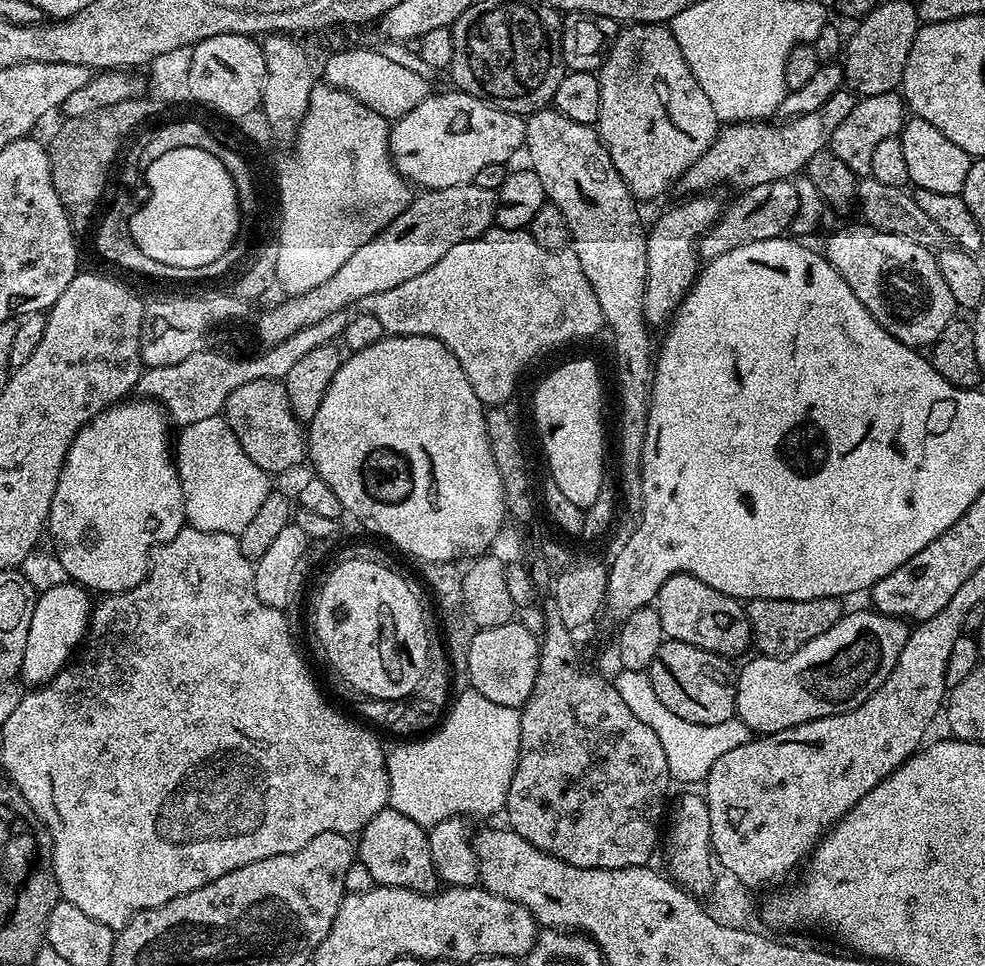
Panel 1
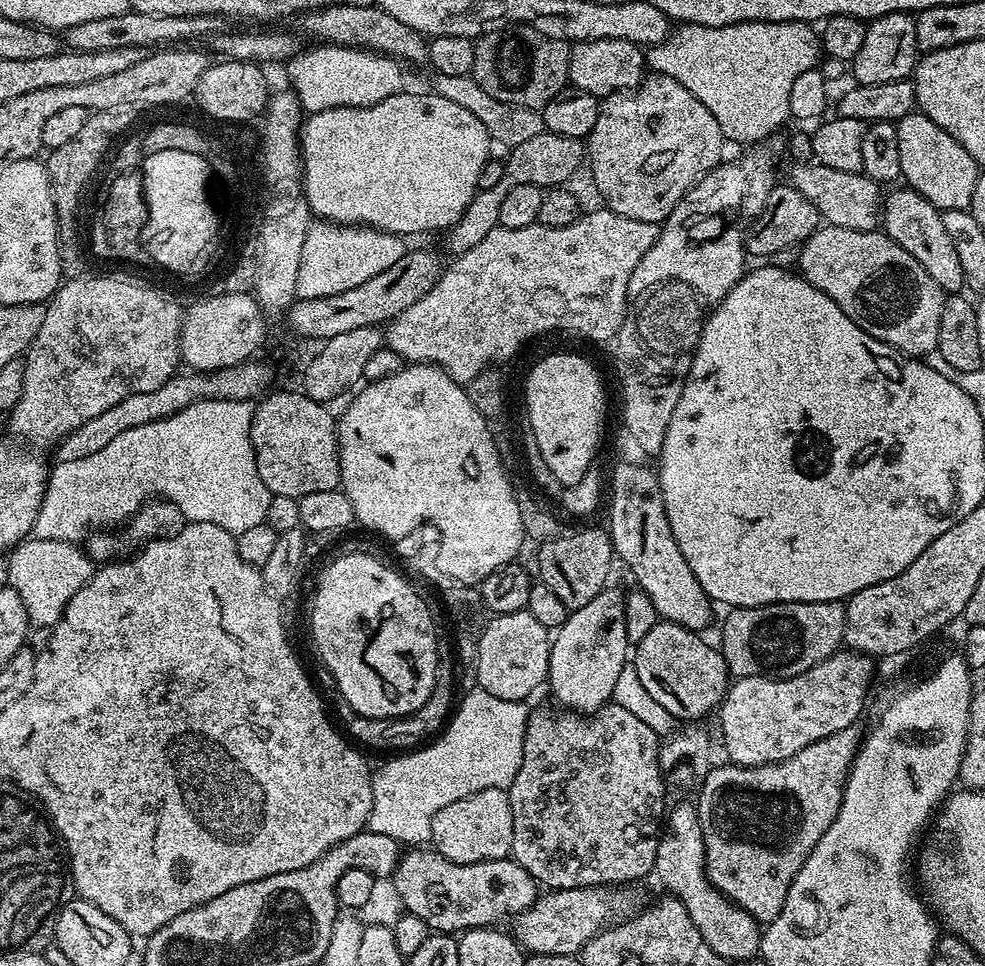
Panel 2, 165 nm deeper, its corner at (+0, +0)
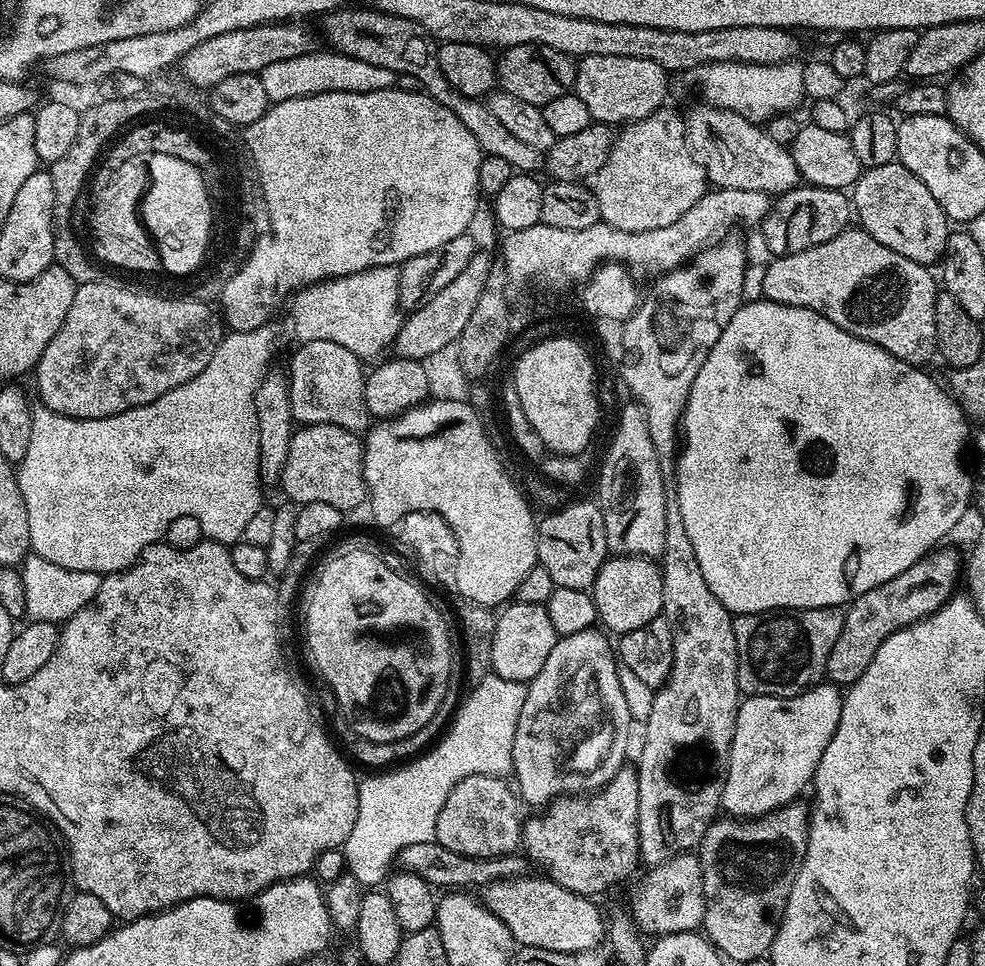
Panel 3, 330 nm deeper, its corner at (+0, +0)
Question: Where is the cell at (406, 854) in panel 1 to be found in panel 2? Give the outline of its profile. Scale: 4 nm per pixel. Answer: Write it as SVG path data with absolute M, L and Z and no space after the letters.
M416 846L405 851L399 862L396 863L391 876L392 884L396 887L396 896L404 903L403 911L407 915L422 918L422 922L426 922L426 926L432 932L459 934L467 932L469 928L499 925L501 923L499 920L507 921L509 918L517 916L522 910L531 908L538 895L536 879L511 858L459 864L450 862L450 858L446 858L441 852L428 846Z

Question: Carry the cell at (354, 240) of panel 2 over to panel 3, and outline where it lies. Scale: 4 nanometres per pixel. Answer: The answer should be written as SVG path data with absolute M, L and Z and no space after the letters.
M395 264L390 266L378 266L377 268L361 268L354 274L334 276L327 280L321 280L318 284L310 284L306 288L299 289L295 293L296 301L292 304L292 317L290 323L295 339L321 340L322 342L338 342L338 346L346 346L361 361L375 361L383 357L391 349L393 342L402 323L400 303L400 268Z

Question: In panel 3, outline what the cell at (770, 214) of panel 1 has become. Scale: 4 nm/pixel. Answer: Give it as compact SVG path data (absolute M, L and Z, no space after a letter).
M797 186L775 197L764 223L759 225L758 232L764 235L764 244L772 251L771 255L778 257L798 254L810 246L830 242L830 238L842 234L853 220L854 205L847 191L839 188Z

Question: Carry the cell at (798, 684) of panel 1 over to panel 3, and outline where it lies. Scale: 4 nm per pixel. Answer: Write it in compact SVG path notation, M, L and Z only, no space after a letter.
M831 682L812 685L797 696L750 696L740 701L732 745L728 751L728 772L724 775L721 809L732 818L759 818L799 801L800 794L816 777L822 753L830 746L838 718L842 714L844 697L841 689Z

